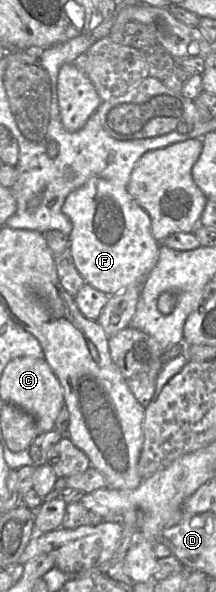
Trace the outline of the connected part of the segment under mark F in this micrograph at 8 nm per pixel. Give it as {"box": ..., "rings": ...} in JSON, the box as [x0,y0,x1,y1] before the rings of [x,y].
{"box":[62,177,160,296],"rings":[[[99,177],[90,178],[83,186],[71,192],[65,199],[62,212],[72,223],[69,247],[74,264],[85,282],[108,296],[125,288],[143,283],[158,261],[160,242],[151,233],[151,220],[130,196],[126,187],[115,185]]]}

